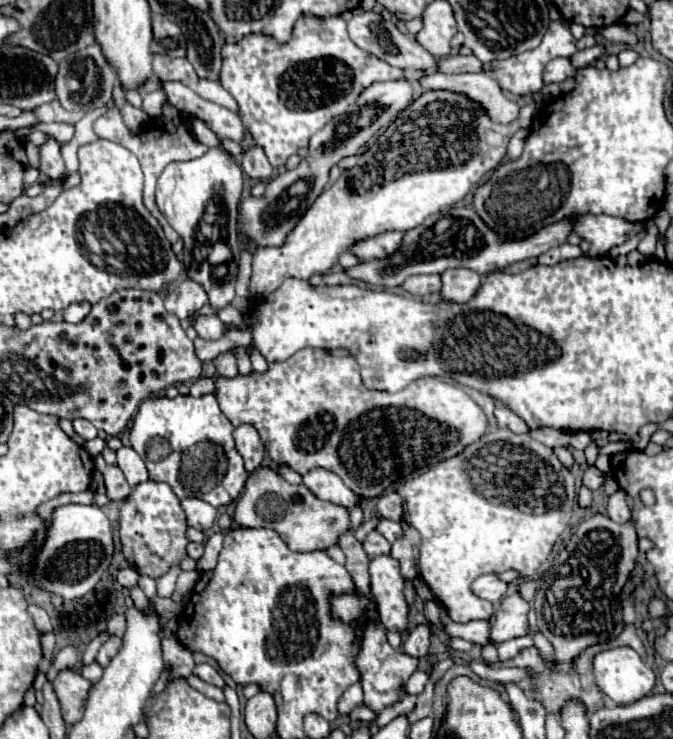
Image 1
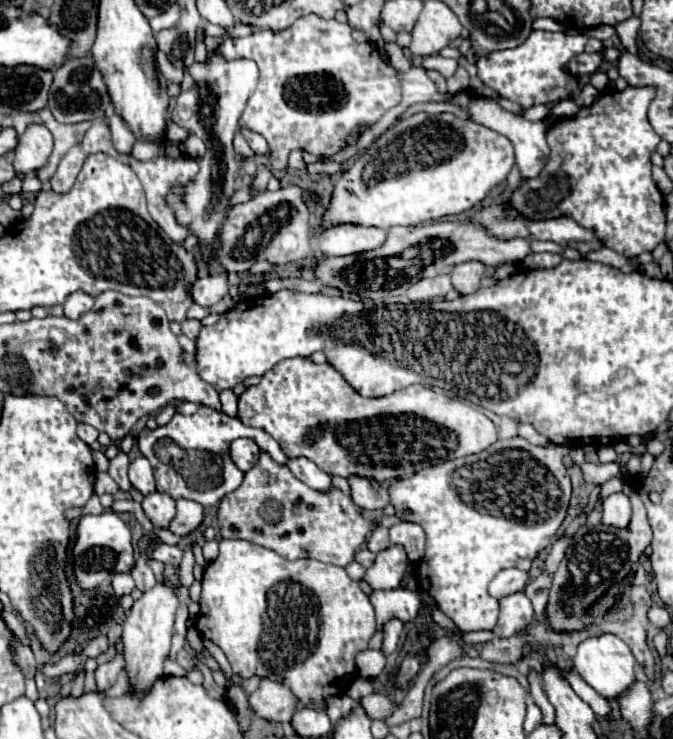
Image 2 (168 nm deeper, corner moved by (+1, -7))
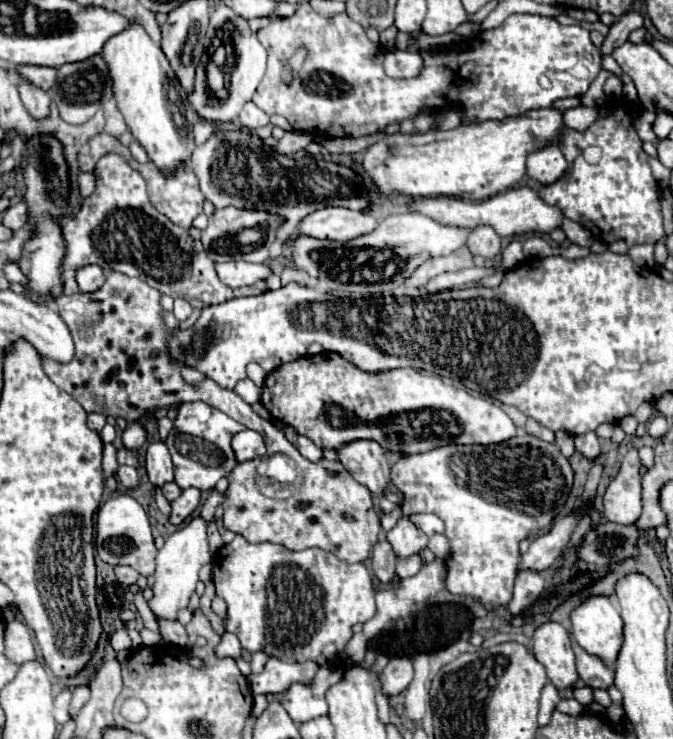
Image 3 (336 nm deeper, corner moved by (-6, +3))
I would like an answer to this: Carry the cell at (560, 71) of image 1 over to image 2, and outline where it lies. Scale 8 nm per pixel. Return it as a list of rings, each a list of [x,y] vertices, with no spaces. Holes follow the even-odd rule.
[[[604,48],[600,52],[592,52],[592,54],[580,54],[576,56],[572,62],[568,62],[568,70],[570,74],[576,76],[588,76],[594,74],[596,70],[600,70],[604,66]]]

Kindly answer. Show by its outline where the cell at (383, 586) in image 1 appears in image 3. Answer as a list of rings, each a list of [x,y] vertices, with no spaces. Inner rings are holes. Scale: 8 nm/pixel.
[[[403,516],[397,526],[387,532],[387,542],[393,546],[397,558],[409,558],[427,546],[427,536],[417,530],[407,516]]]

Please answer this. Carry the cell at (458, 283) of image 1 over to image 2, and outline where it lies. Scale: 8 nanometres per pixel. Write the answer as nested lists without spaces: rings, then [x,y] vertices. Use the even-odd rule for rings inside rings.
[[[478,260],[460,262],[450,272],[454,288],[458,288],[464,296],[474,294],[480,288],[480,278],[484,274],[486,274],[486,266],[482,262],[478,262]]]

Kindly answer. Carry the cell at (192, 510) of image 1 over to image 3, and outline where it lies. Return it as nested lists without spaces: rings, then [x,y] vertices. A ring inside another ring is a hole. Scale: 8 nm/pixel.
[[[197,488],[183,490],[183,494],[175,502],[171,502],[171,518],[169,518],[169,522],[179,526],[187,516],[191,516],[193,510],[199,506],[199,496],[201,496],[201,492]]]

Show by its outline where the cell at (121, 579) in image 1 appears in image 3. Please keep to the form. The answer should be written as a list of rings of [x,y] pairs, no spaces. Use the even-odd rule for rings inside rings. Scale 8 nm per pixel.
[[[115,566],[115,576],[117,576],[117,580],[119,580],[121,584],[125,584],[125,586],[135,584],[137,578],[139,578],[139,574],[137,574],[131,566]]]

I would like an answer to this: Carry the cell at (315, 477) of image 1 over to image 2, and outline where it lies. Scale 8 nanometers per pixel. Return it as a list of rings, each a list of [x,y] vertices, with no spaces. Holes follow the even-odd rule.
[[[290,458],[286,464],[292,470],[292,474],[296,474],[296,478],[300,478],[304,484],[308,484],[316,490],[330,490],[330,486],[332,486],[330,476],[324,474],[324,470],[320,470],[308,458]]]

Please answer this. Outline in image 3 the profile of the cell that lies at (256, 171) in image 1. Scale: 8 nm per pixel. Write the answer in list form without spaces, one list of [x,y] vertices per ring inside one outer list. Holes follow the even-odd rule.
[[[247,102],[239,114],[239,122],[247,128],[261,128],[261,126],[269,126],[269,116],[253,102]]]

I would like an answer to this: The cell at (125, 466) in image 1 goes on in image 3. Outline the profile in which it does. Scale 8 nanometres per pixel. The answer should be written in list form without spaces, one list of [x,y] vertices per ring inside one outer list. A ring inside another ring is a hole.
[[[163,442],[149,444],[147,454],[145,454],[145,468],[147,468],[151,484],[155,484],[155,486],[163,486],[165,482],[173,480],[171,456]]]

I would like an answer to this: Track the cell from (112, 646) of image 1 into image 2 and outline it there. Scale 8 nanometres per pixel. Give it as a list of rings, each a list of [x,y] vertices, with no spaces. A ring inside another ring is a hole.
[[[116,656],[112,662],[108,664],[100,664],[98,670],[96,670],[96,690],[106,690],[110,688],[116,678],[118,678],[118,672],[124,668],[124,658],[122,656]]]

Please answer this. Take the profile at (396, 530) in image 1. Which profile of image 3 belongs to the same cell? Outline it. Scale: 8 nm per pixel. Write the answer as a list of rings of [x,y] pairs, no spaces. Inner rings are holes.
[[[411,514],[411,522],[423,530],[427,536],[433,536],[433,534],[439,534],[443,532],[443,522],[435,516],[435,514]]]

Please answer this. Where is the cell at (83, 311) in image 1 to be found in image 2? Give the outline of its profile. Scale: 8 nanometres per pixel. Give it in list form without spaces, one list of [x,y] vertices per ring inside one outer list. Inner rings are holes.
[[[76,290],[64,302],[64,316],[80,318],[80,314],[86,314],[88,310],[92,310],[92,306],[94,306],[94,298],[82,290]]]

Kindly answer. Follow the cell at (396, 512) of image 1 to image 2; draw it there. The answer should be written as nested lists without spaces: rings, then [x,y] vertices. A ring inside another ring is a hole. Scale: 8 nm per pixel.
[[[352,474],[352,476],[348,476],[348,484],[350,484],[350,492],[352,492],[354,502],[362,510],[382,510],[390,502],[388,490],[372,478]]]

